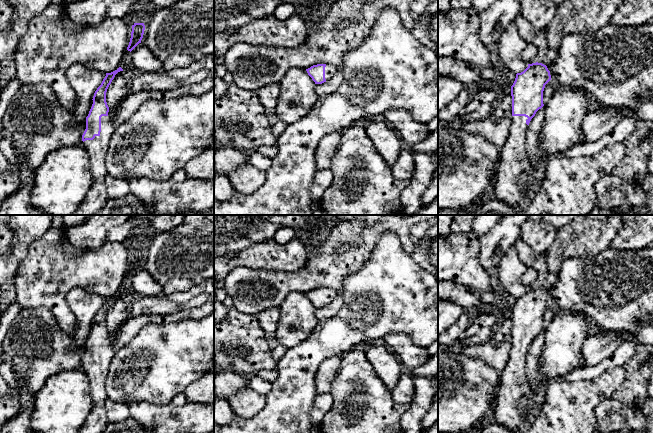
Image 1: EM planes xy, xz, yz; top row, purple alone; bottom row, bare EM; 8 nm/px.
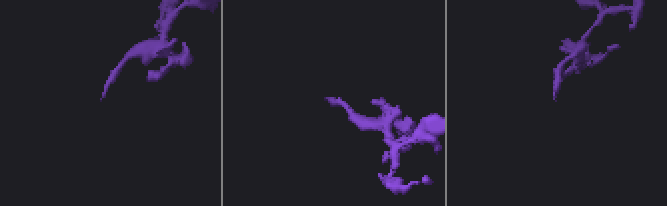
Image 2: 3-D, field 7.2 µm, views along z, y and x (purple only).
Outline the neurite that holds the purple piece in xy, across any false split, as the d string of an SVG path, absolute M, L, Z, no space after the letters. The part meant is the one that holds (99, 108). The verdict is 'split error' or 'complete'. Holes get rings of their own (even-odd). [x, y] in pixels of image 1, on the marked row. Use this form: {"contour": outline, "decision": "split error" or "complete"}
{"contour": "M121 67L106 73L101 85L93 96L93 104L86 117L86 129L82 135L83 147L89 156L92 185L77 210L71 215L98 215L107 202L105 187L106 154L113 133L113 127L108 119L109 107L106 102L106 92L115 75L123 71Z", "decision": "split error"}

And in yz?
{"contour": "M536 62L517 73L511 86L512 125L507 142L501 149L495 197L516 209L523 198L532 196L535 191L526 188L531 171L525 147L526 131L536 112L544 106L543 91L550 80L547 66Z", "decision": "split error"}

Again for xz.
{"contour": "M317 64L306 69L306 71L315 84L322 84L329 80L337 69L330 64Z", "decision": "split error"}

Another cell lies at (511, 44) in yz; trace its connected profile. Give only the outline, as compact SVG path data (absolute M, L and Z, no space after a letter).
M512 22L505 29L499 43L492 52L494 57L509 70L521 73L528 67L528 64L520 58L520 54L526 49L528 44L521 37L516 23Z

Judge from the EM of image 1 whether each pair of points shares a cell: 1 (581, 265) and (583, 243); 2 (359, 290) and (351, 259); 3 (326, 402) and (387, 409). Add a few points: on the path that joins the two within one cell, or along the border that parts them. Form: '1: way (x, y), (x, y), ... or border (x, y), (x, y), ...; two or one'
1: border (604, 249), (592, 257), (568, 257), (560, 266); two
2: border (370, 255), (361, 266), (347, 275), (341, 292); two
3: border (330, 392), (332, 406), (320, 422); two

